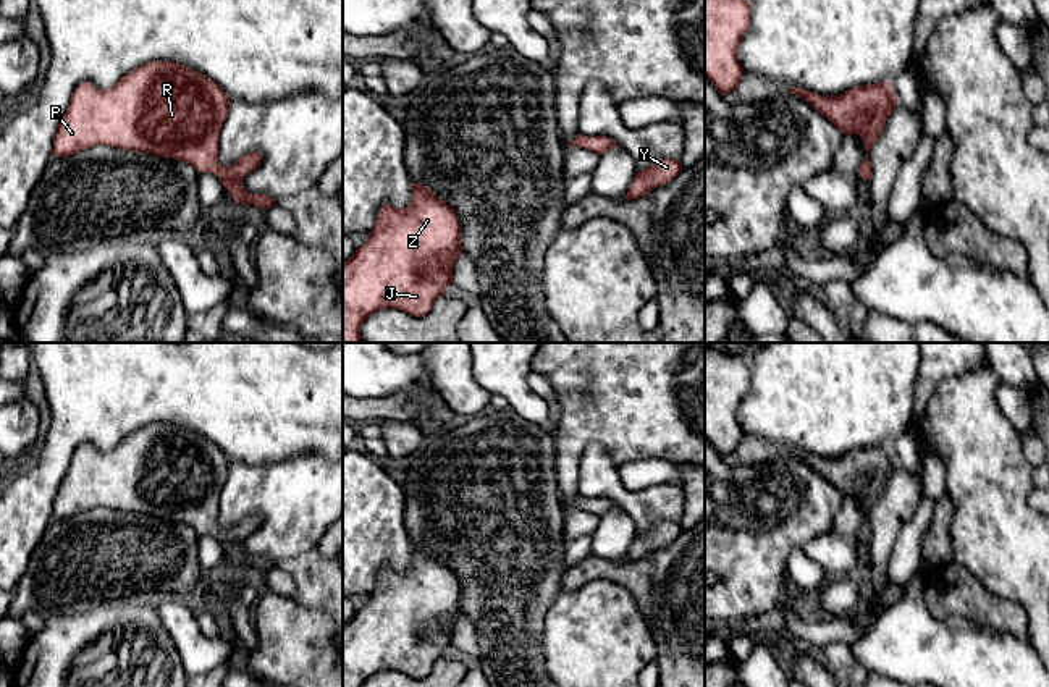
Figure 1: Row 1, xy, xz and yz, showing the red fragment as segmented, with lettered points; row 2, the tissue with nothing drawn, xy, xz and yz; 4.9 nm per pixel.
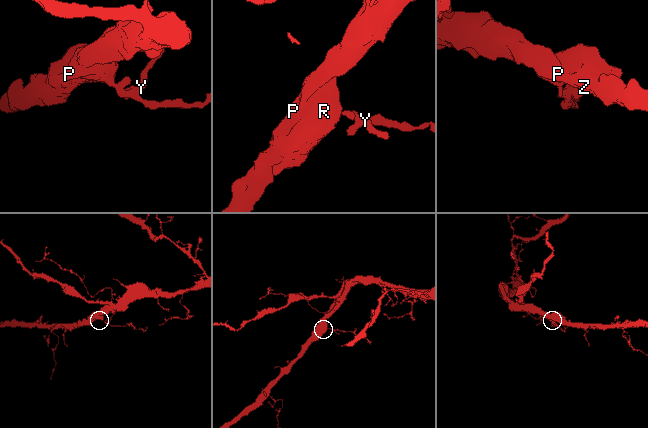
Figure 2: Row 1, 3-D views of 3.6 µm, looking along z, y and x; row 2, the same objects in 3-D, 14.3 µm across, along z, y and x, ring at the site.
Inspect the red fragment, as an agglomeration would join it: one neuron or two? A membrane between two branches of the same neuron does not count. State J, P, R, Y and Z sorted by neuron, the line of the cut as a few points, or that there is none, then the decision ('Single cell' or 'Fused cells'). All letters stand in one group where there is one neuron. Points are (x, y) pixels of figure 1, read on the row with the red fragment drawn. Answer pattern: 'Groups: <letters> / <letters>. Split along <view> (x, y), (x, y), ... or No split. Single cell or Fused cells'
Groups: J P R Y Z. No split. Single cell

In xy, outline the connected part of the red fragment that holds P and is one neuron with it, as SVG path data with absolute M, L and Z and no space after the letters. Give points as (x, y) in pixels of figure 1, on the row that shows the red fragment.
M149 61L108 89L81 82L71 94L70 107L58 124L53 155L68 157L95 145L110 145L181 160L199 173L217 175L236 204L244 202L267 210L275 204L272 197L247 194L242 188L244 178L260 165L259 152L241 157L231 166L218 163L218 139L228 116L228 105L226 92L205 74L173 61Z

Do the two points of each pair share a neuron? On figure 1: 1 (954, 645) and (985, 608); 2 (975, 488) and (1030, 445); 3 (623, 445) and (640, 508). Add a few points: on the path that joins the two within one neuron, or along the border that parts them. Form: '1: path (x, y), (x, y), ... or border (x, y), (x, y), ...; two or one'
1: border (936, 618), (964, 616), (1009, 634); two
2: border (1020, 434), (1023, 458), (1032, 466); two
3: border (587, 445), (598, 443), (619, 467); two

